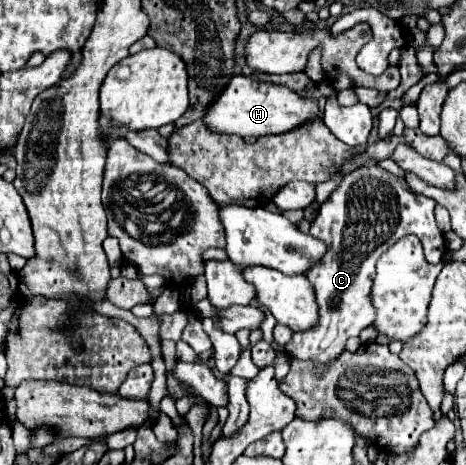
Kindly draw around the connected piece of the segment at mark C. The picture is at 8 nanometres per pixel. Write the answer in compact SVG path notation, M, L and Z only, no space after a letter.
M362 165L342 177L340 187L322 203L310 235L326 243L328 251L318 265L308 271L320 307L320 321L314 329L294 333L286 343L290 357L312 361L314 375L326 373L330 361L346 351L346 341L358 337L374 321L370 287L376 273L378 257L404 235L416 235L424 247L428 263L440 263L446 253L444 235L434 219L436 203L410 191L404 179L384 171L378 165Z

